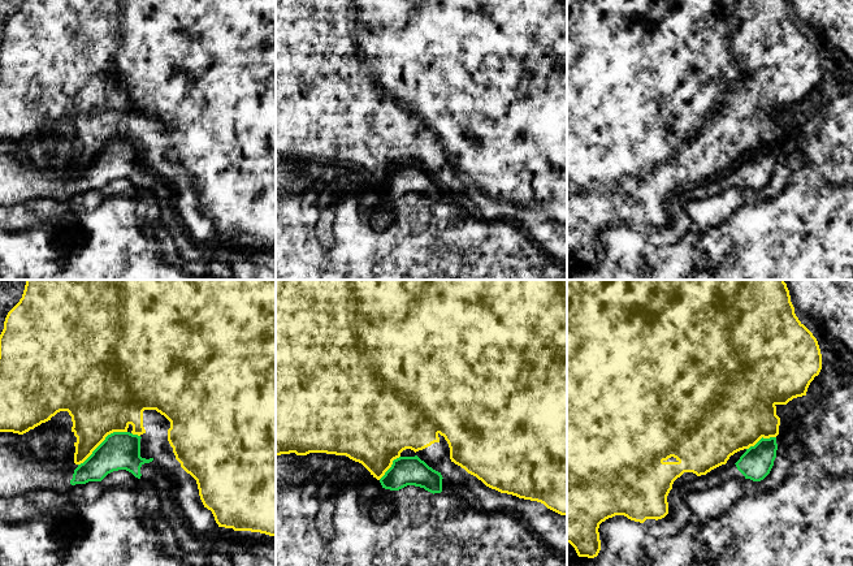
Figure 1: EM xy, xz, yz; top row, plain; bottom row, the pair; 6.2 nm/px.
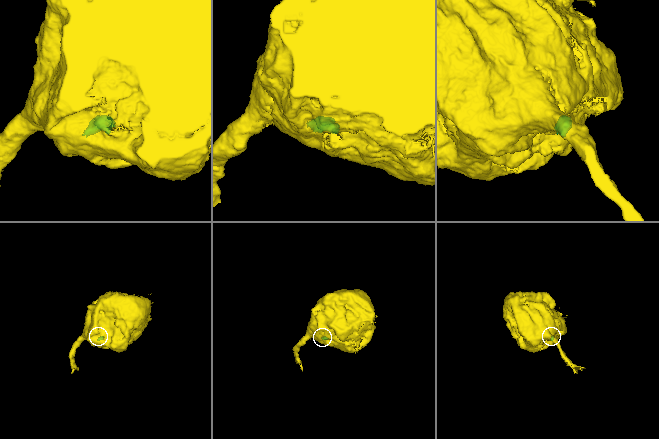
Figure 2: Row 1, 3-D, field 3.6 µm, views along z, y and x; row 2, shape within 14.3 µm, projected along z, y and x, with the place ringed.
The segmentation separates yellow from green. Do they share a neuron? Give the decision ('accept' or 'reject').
reject

